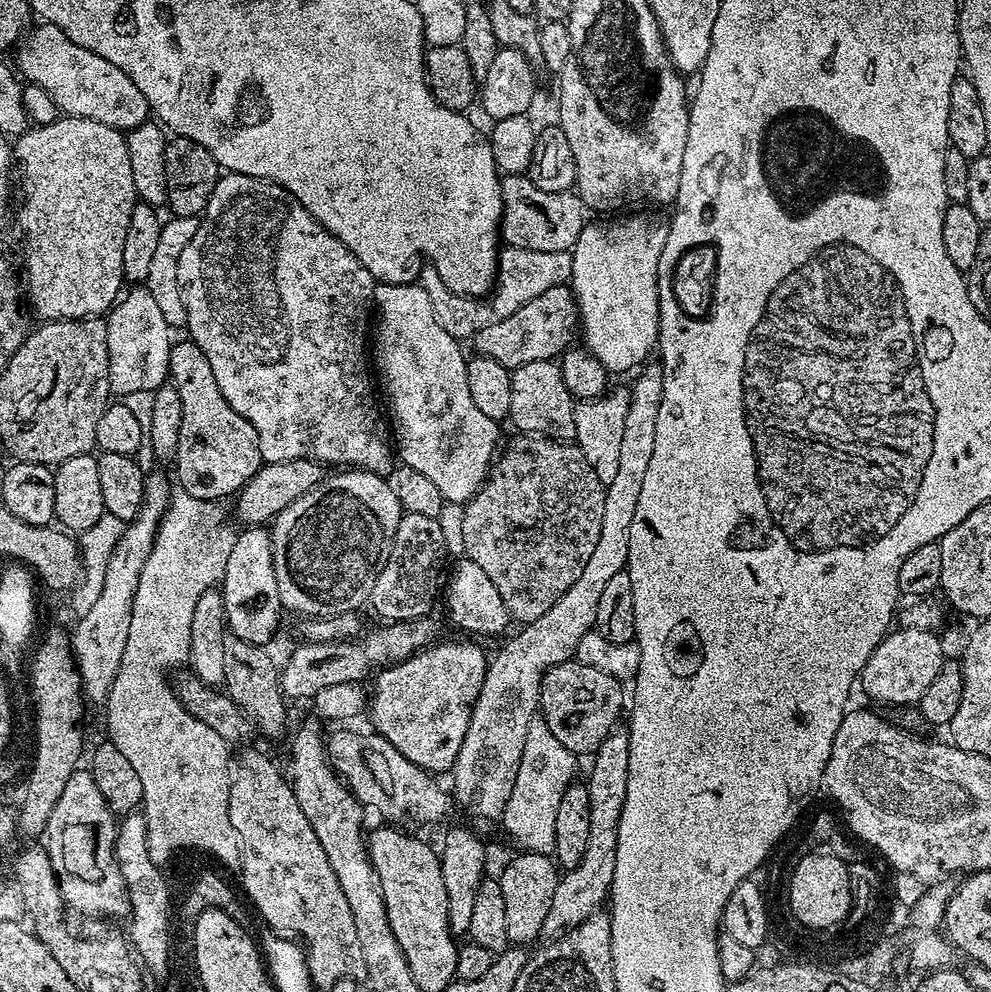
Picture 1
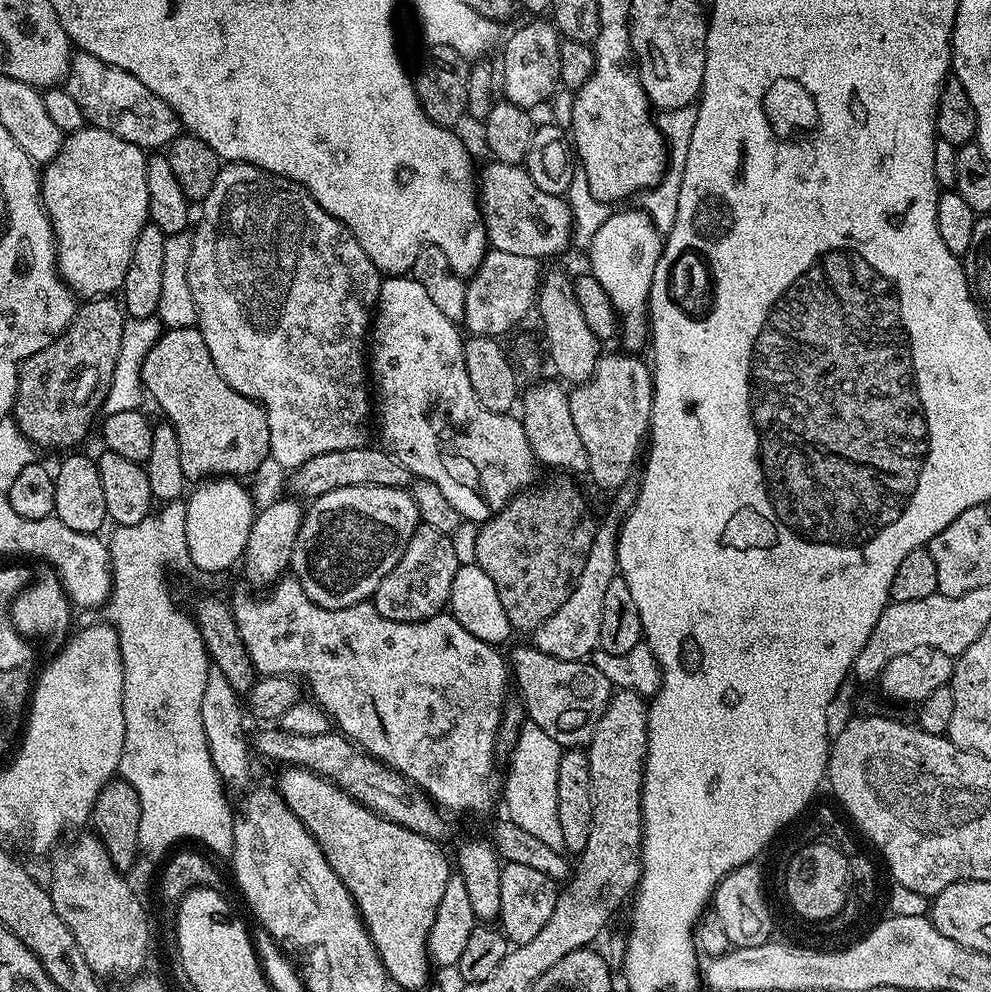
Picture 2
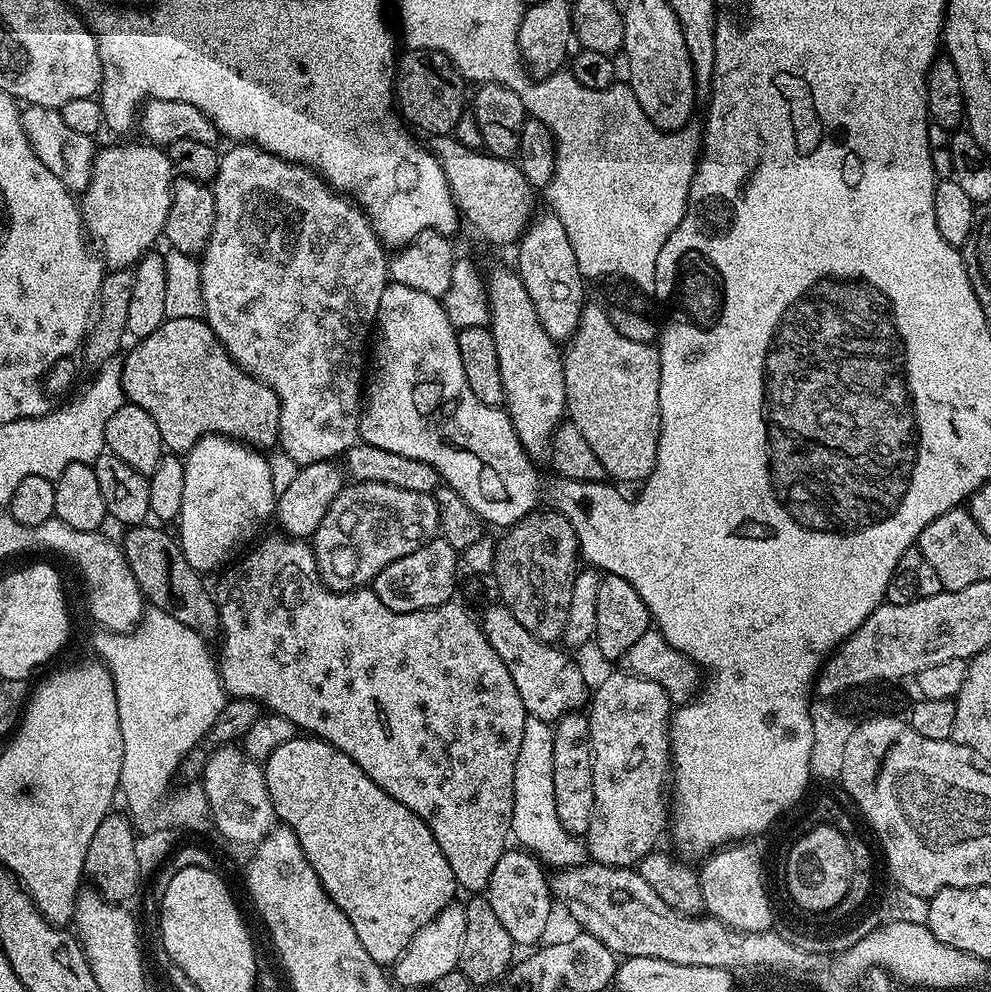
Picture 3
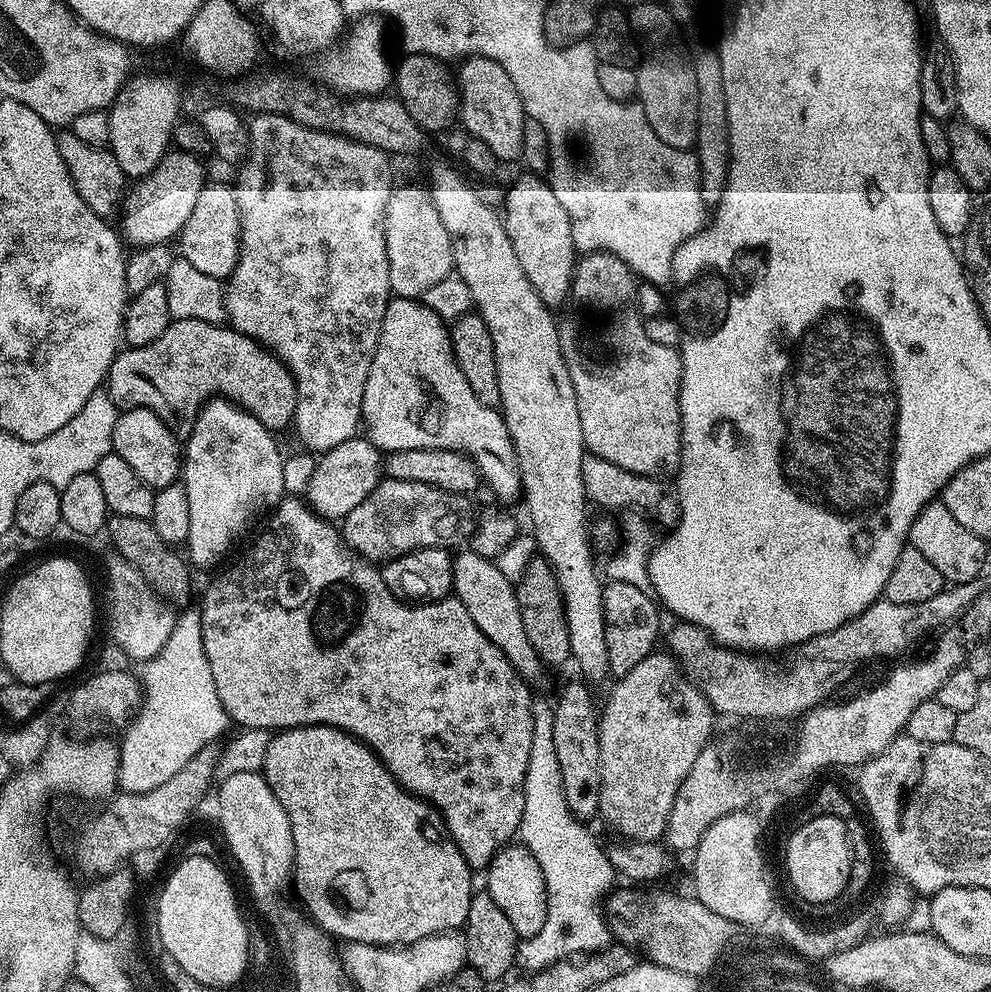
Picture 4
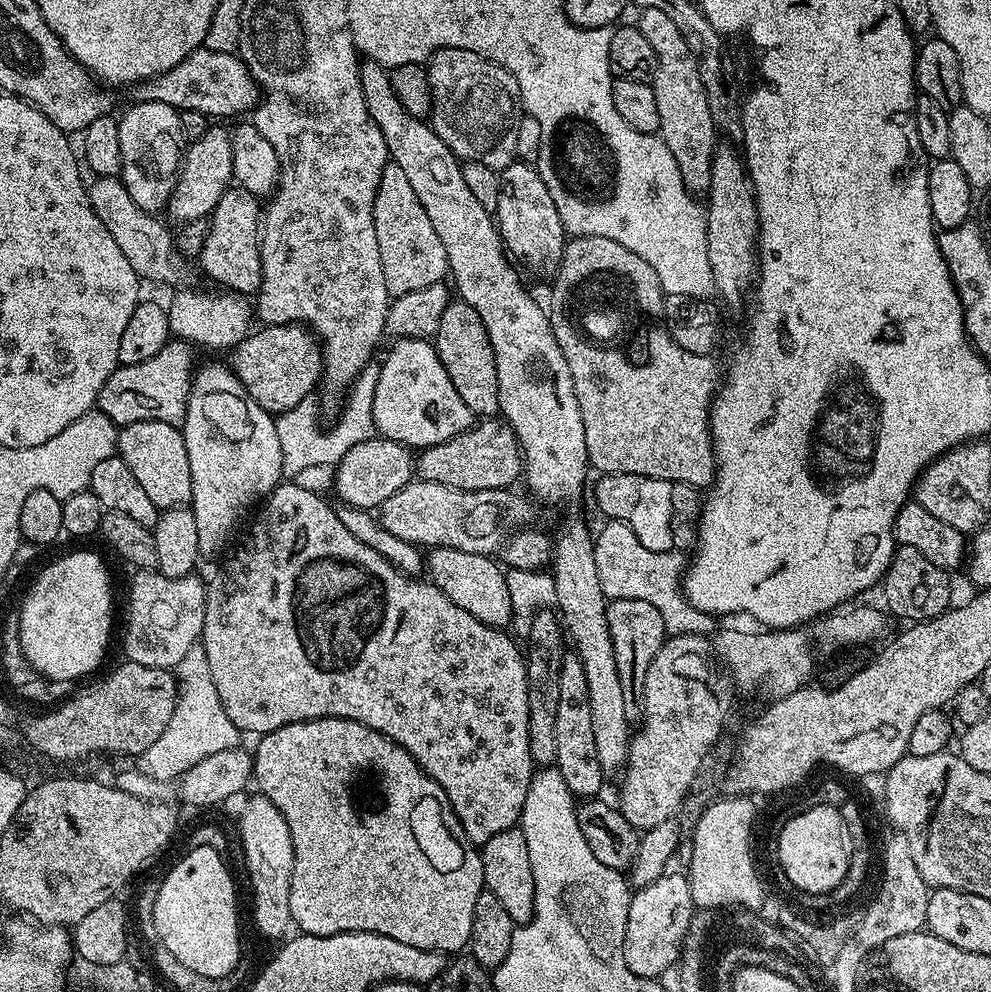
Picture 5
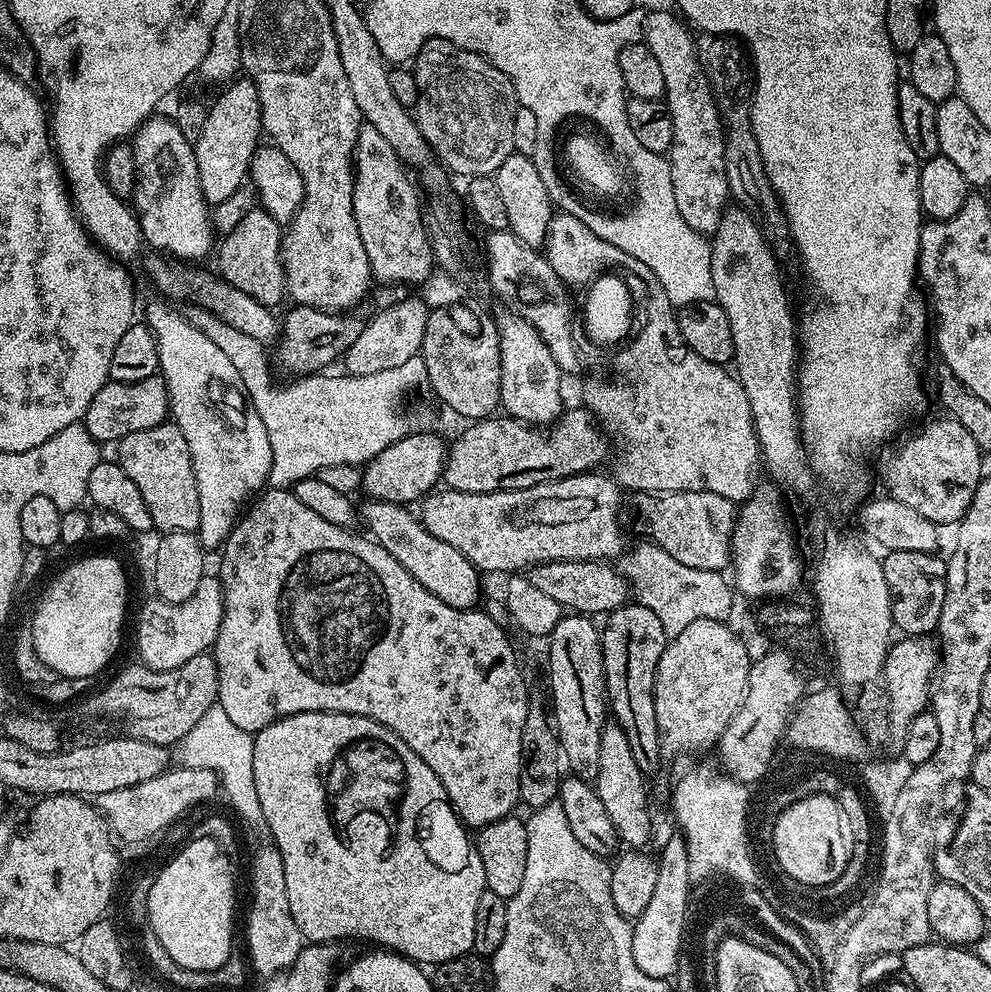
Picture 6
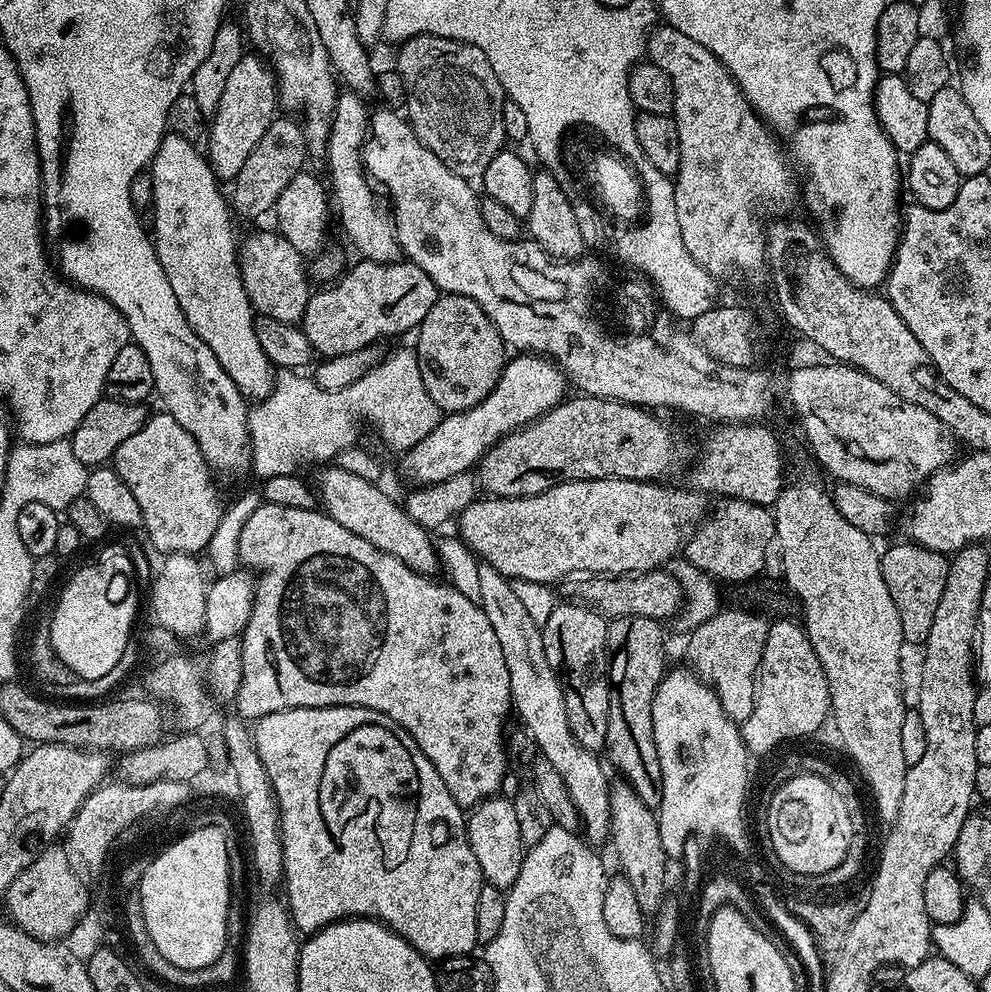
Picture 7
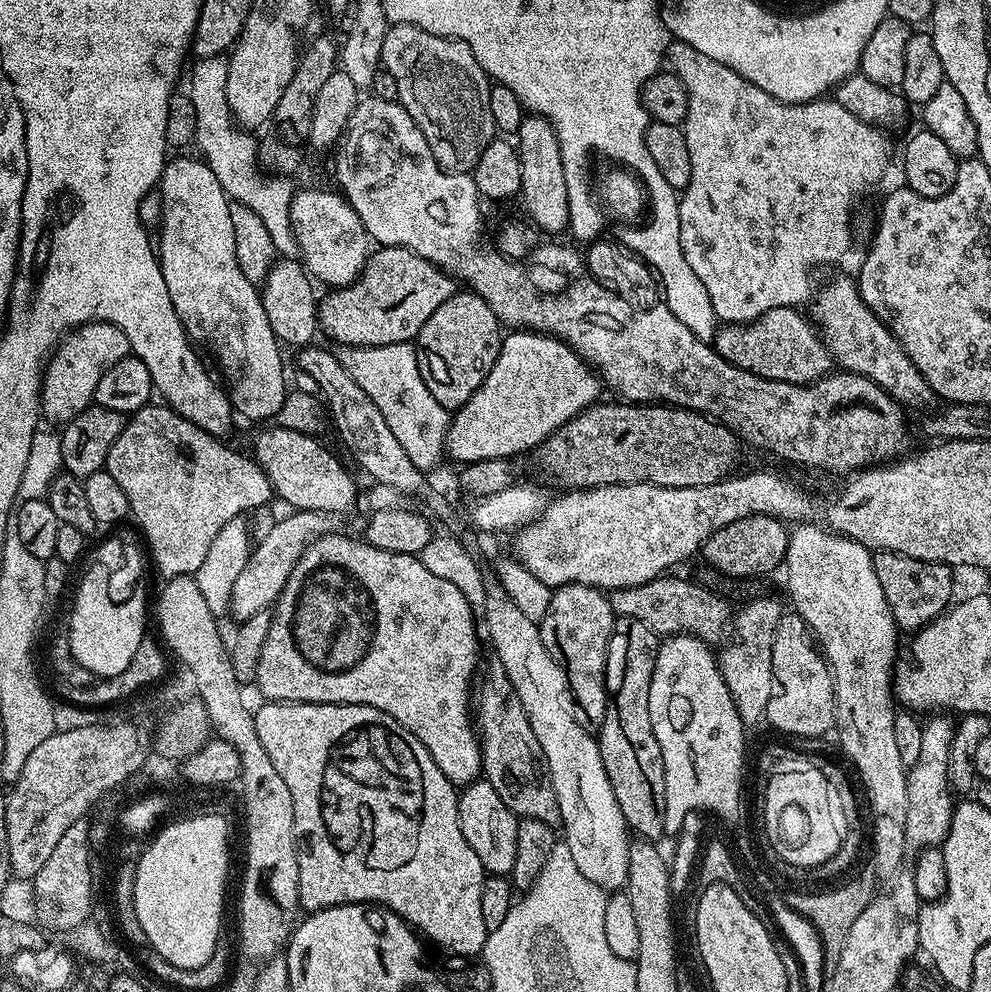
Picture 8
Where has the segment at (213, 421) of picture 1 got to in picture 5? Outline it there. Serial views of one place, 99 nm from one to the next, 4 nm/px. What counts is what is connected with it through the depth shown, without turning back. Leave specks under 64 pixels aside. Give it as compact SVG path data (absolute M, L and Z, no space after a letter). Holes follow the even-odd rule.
M302 324L257 327L241 344L231 349L230 356L232 373L242 382L250 398L254 398L262 410L273 414L289 412L298 406L298 402L309 399L322 380L322 345ZM175 338L169 339L166 346L162 346L162 350L158 350L158 354L154 354L154 358L146 358L146 362L138 362L137 364L120 364L112 373L110 378L106 378L106 386L102 386L100 391L100 398L98 401L99 411L106 414L106 418L110 418L117 426L123 426L130 422L140 422L142 420L157 420L158 422L166 422L170 426L180 428L186 418L186 410L188 409L188 389L192 387L192 378L194 375L194 363L192 364L193 345L187 340L178 340Z

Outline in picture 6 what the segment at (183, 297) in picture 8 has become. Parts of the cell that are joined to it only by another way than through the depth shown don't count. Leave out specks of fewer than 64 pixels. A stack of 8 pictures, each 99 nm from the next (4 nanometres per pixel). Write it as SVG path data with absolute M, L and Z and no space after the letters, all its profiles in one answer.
M153 115L140 125L140 129L131 137L130 143L134 154L134 166L136 167L136 195L134 208L138 213L140 222L140 235L152 248L161 248L172 256L177 256L177 261L200 260L208 251L213 251L214 231L210 205L204 199L202 186L198 182L198 162L196 153L190 147L190 141L182 138L182 130L167 115Z

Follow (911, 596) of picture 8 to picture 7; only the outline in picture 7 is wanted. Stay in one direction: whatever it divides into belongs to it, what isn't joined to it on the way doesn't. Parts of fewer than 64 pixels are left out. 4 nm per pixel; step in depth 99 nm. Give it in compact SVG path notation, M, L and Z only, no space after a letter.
M903 543L880 552L880 569L886 582L886 590L890 590L890 598L894 598L898 622L902 622L905 645L923 646L926 638L930 638L930 626L934 622L938 602L942 602L942 590L946 590L950 560L943 552L935 552L920 544Z

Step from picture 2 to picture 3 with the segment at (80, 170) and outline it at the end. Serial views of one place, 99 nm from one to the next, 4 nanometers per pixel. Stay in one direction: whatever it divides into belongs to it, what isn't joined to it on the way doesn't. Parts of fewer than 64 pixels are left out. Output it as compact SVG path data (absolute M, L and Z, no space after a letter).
M147 142L120 144L117 148L101 147L92 163L92 177L78 200L84 230L91 243L98 246L99 255L109 269L131 269L136 261L164 235L166 214L170 214L174 169L172 159L163 147Z

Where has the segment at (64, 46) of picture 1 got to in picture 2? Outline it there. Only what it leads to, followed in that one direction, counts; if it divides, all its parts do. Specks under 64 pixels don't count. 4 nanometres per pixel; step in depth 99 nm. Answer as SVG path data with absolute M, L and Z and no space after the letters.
M80 50L73 55L66 87L91 127L118 134L118 138L126 138L126 142L134 142L134 146L145 150L164 150L181 135L180 119L162 98L158 98L158 94L146 90L134 74L102 62L86 51Z

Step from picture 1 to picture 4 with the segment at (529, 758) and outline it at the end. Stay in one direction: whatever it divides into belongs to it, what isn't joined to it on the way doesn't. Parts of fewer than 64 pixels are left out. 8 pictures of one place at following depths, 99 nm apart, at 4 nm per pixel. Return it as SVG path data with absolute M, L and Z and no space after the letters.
M537 699L532 706L532 721L534 722L534 738L530 738L530 762L526 762L526 782L524 783L524 805L522 806L522 822L520 823L520 831L518 833L519 843L530 850L530 854L534 854L534 858L538 862L538 866L542 870L542 878L546 882L546 922L542 926L542 930L538 934L529 936L519 941L516 949L516 964L519 967L528 968L529 973L539 972L550 967L552 964L559 964L562 960L579 957L581 954L596 954L601 950L609 947L610 941L609 923L606 919L605 909L602 907L602 901L609 895L610 889L613 887L614 873L610 862L608 861L607 851L598 841L592 837L592 832L588 829L589 825L583 820L576 820L574 814L570 814L570 810L566 806L566 798L562 794L562 770L558 767L558 753L554 751L554 718L552 717L553 705L548 704L544 700Z

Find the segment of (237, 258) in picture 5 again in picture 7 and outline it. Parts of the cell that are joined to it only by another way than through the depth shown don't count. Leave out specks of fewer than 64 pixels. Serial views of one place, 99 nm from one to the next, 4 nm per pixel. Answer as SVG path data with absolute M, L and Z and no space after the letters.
M271 231L256 232L245 240L243 237L238 248L240 277L252 307L259 315L278 319L282 323L299 325L303 321L304 307L310 295L306 260L302 253L290 246L290 242L286 242L279 231Z

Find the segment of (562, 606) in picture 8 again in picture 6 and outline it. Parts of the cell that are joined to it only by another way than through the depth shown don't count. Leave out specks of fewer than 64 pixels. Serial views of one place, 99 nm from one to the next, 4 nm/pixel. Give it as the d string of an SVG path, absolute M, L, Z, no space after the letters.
M564 614L554 626L548 644L548 688L552 691L550 716L556 735L560 738L560 750L566 768L579 780L595 781L598 774L598 745L602 742L602 730L606 723L606 689L604 686L604 649L600 646L601 629L591 624L584 614Z

